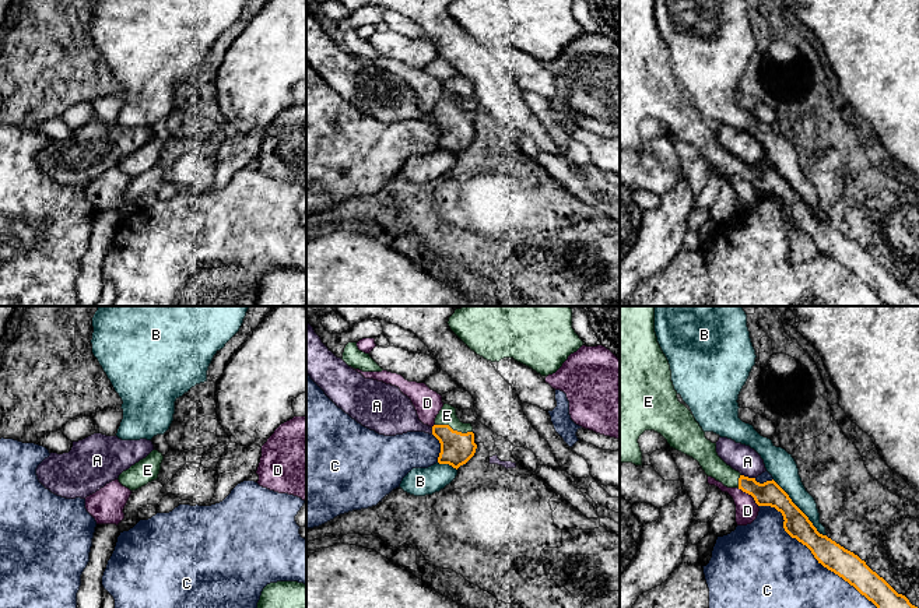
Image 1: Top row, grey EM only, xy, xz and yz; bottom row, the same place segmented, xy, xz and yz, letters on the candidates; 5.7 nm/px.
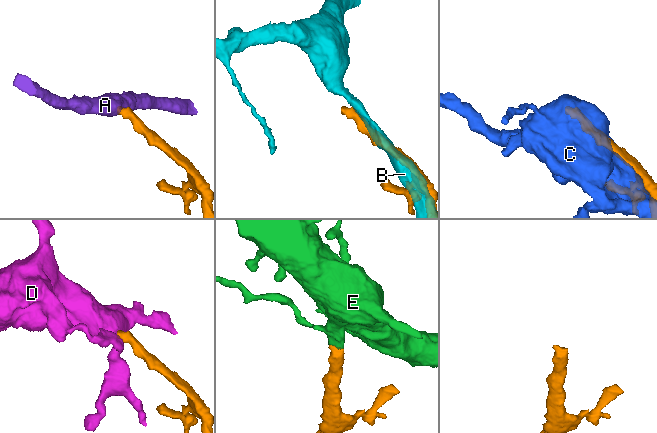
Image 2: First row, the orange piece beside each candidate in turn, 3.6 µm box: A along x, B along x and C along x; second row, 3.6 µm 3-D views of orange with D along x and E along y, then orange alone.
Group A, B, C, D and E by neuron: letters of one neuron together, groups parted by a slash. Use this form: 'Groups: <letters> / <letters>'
Groups: A / B / C / D / E

